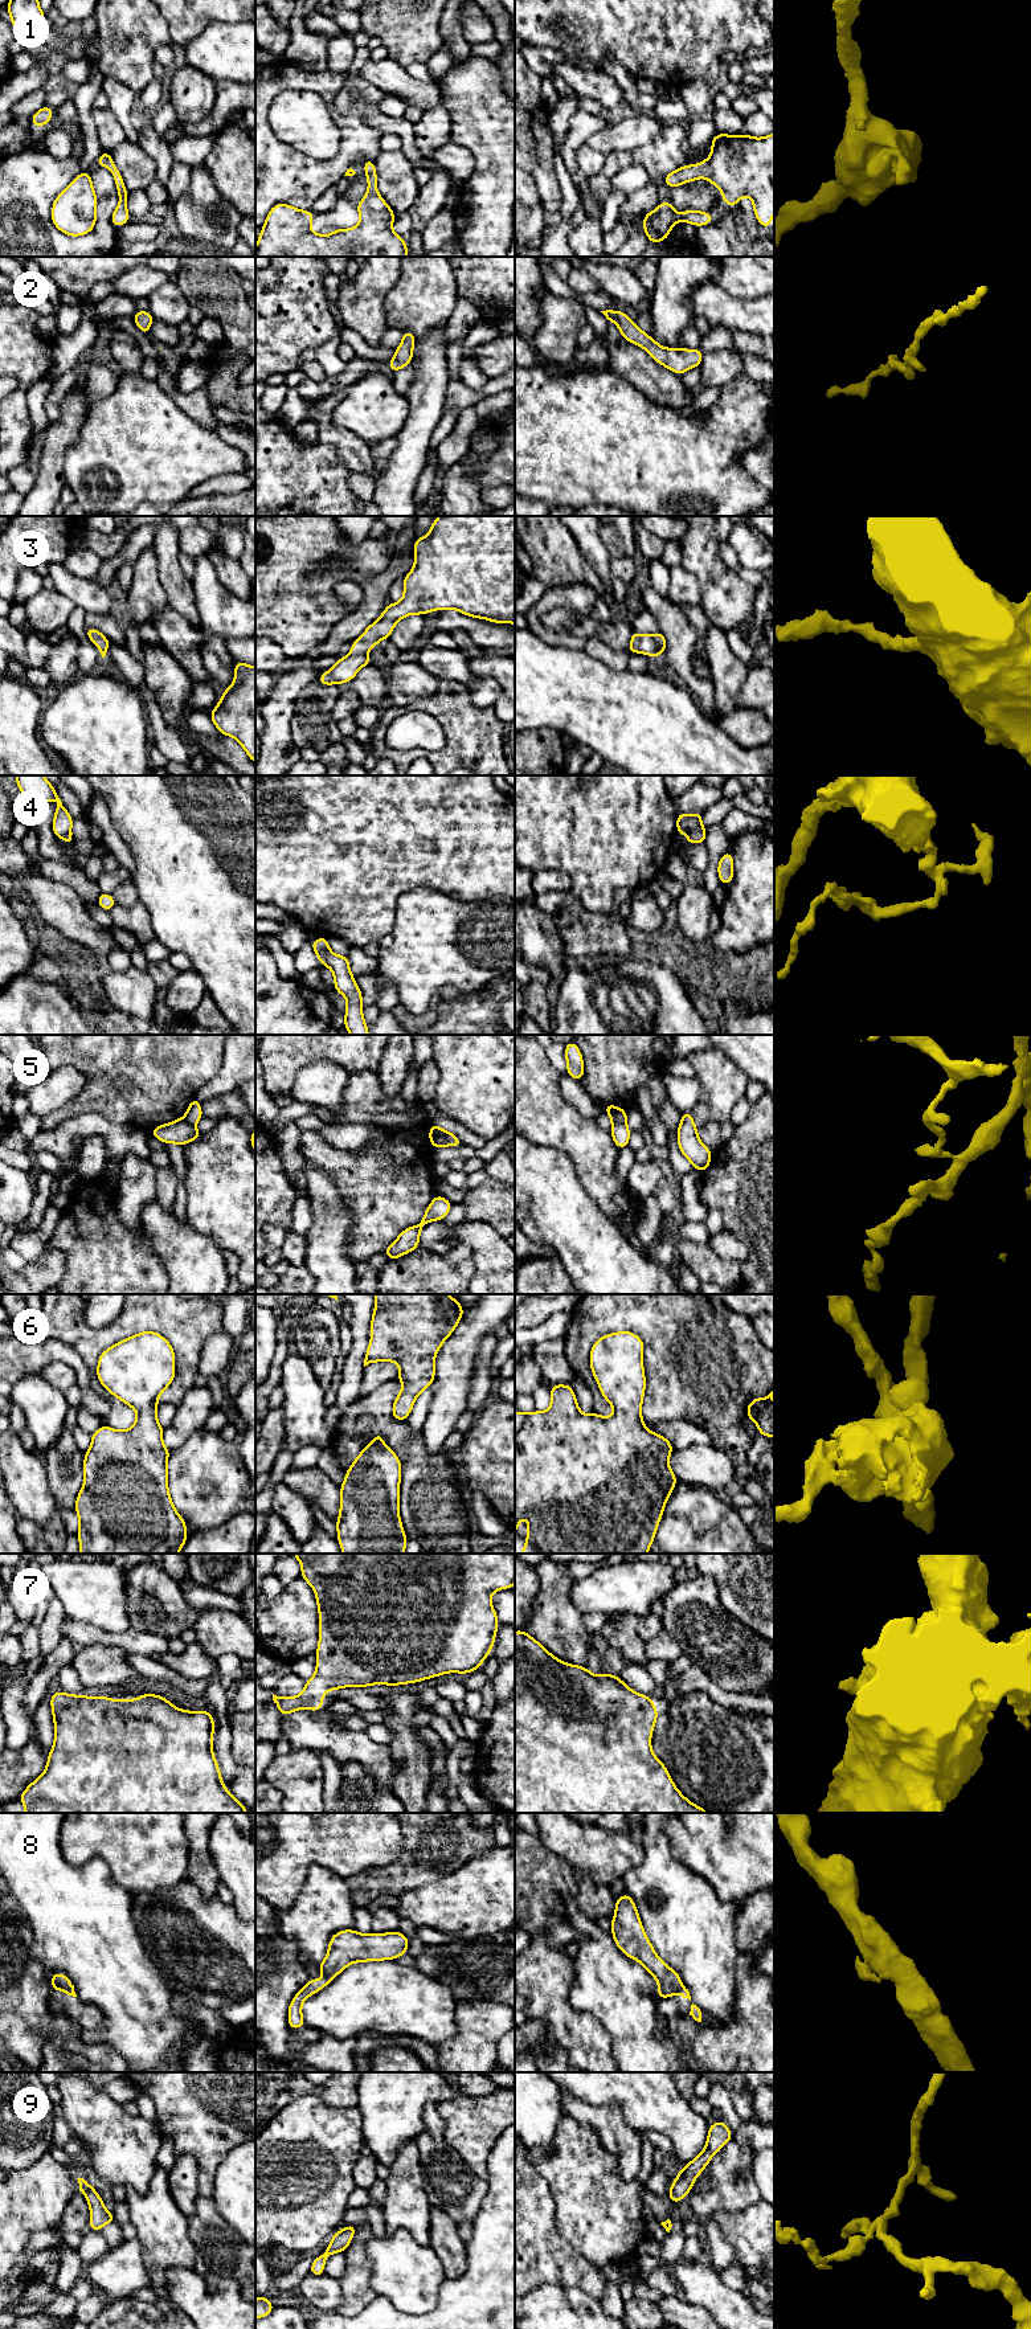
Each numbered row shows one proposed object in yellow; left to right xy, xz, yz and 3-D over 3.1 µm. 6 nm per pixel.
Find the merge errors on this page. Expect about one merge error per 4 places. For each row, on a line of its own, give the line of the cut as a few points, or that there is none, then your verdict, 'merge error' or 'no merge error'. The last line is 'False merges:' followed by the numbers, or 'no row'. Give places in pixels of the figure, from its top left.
1: cut none; no merge error
2: cut none; no merge error
3: cut none; no merge error
4: cut yz (704, 829), (688, 835); merge error
5: cut xz (446, 1133), (449, 1145); merge error
6: cut none; no merge error
7: cut none; no merge error
8: cut xy (53, 1982), (73, 1990); merge error
9: cut none; no merge error
False merges: 4, 5, 8

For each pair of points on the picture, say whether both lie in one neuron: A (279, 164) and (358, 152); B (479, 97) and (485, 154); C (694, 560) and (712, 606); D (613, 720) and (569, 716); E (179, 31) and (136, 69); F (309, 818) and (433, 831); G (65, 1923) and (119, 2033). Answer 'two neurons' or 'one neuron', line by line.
A: one neuron
B: one neuron
C: one neuron
D: one neuron
E: two neurons
F: one neuron
G: one neuron

